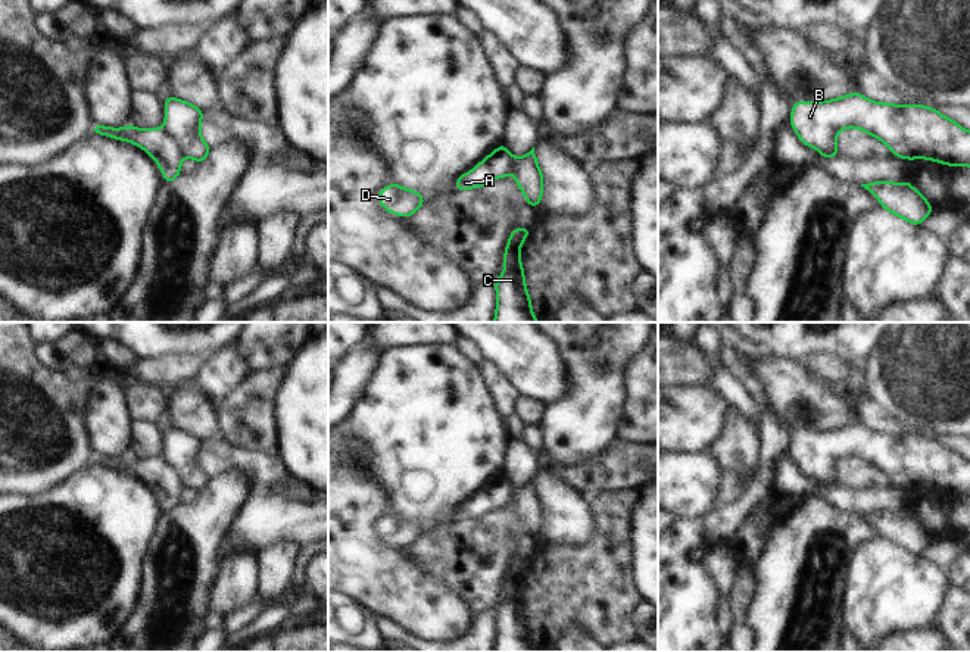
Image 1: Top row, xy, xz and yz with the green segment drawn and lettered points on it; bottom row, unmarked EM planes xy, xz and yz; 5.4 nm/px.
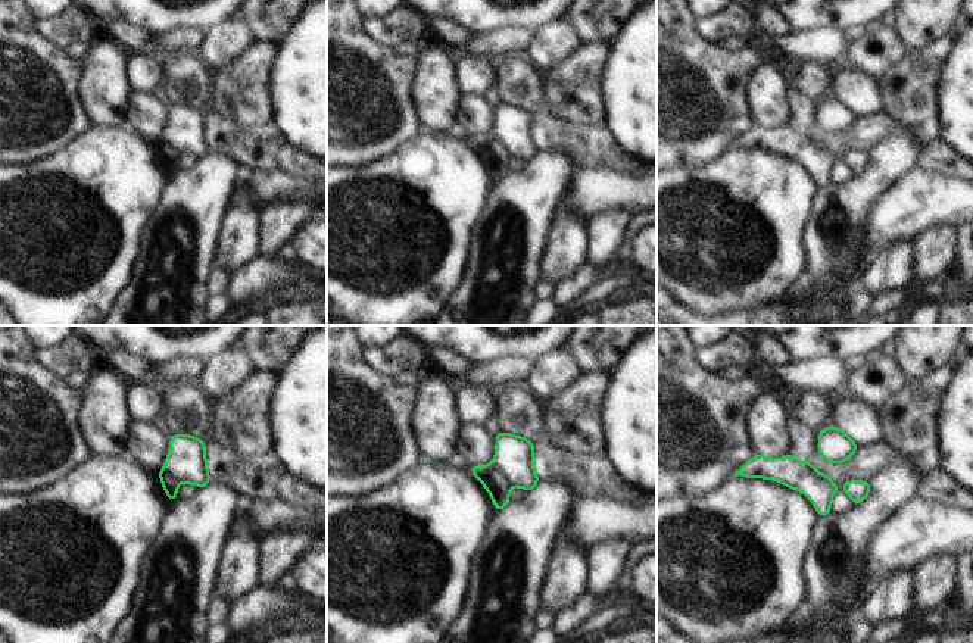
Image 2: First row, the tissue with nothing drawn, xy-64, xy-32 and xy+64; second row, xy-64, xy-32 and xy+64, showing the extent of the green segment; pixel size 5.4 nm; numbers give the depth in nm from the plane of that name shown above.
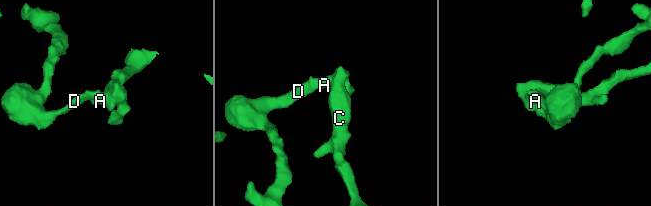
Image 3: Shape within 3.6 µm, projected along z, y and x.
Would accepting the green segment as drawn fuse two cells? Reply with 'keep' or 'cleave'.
cleave

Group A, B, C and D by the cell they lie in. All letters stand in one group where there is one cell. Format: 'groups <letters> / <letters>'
groups A D / B C

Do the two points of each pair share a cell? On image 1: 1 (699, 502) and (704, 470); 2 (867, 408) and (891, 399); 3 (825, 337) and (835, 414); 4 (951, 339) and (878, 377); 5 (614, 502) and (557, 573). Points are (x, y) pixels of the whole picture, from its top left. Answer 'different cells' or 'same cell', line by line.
1: same cell
2: different cells
3: different cells
4: same cell
5: same cell

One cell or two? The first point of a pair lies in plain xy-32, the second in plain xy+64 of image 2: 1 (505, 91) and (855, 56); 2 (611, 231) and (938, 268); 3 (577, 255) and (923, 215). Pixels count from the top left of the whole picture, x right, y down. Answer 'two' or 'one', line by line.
1: two
2: one
3: two

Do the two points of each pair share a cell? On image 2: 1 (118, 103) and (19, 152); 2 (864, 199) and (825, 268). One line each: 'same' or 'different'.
1: different
2: same

